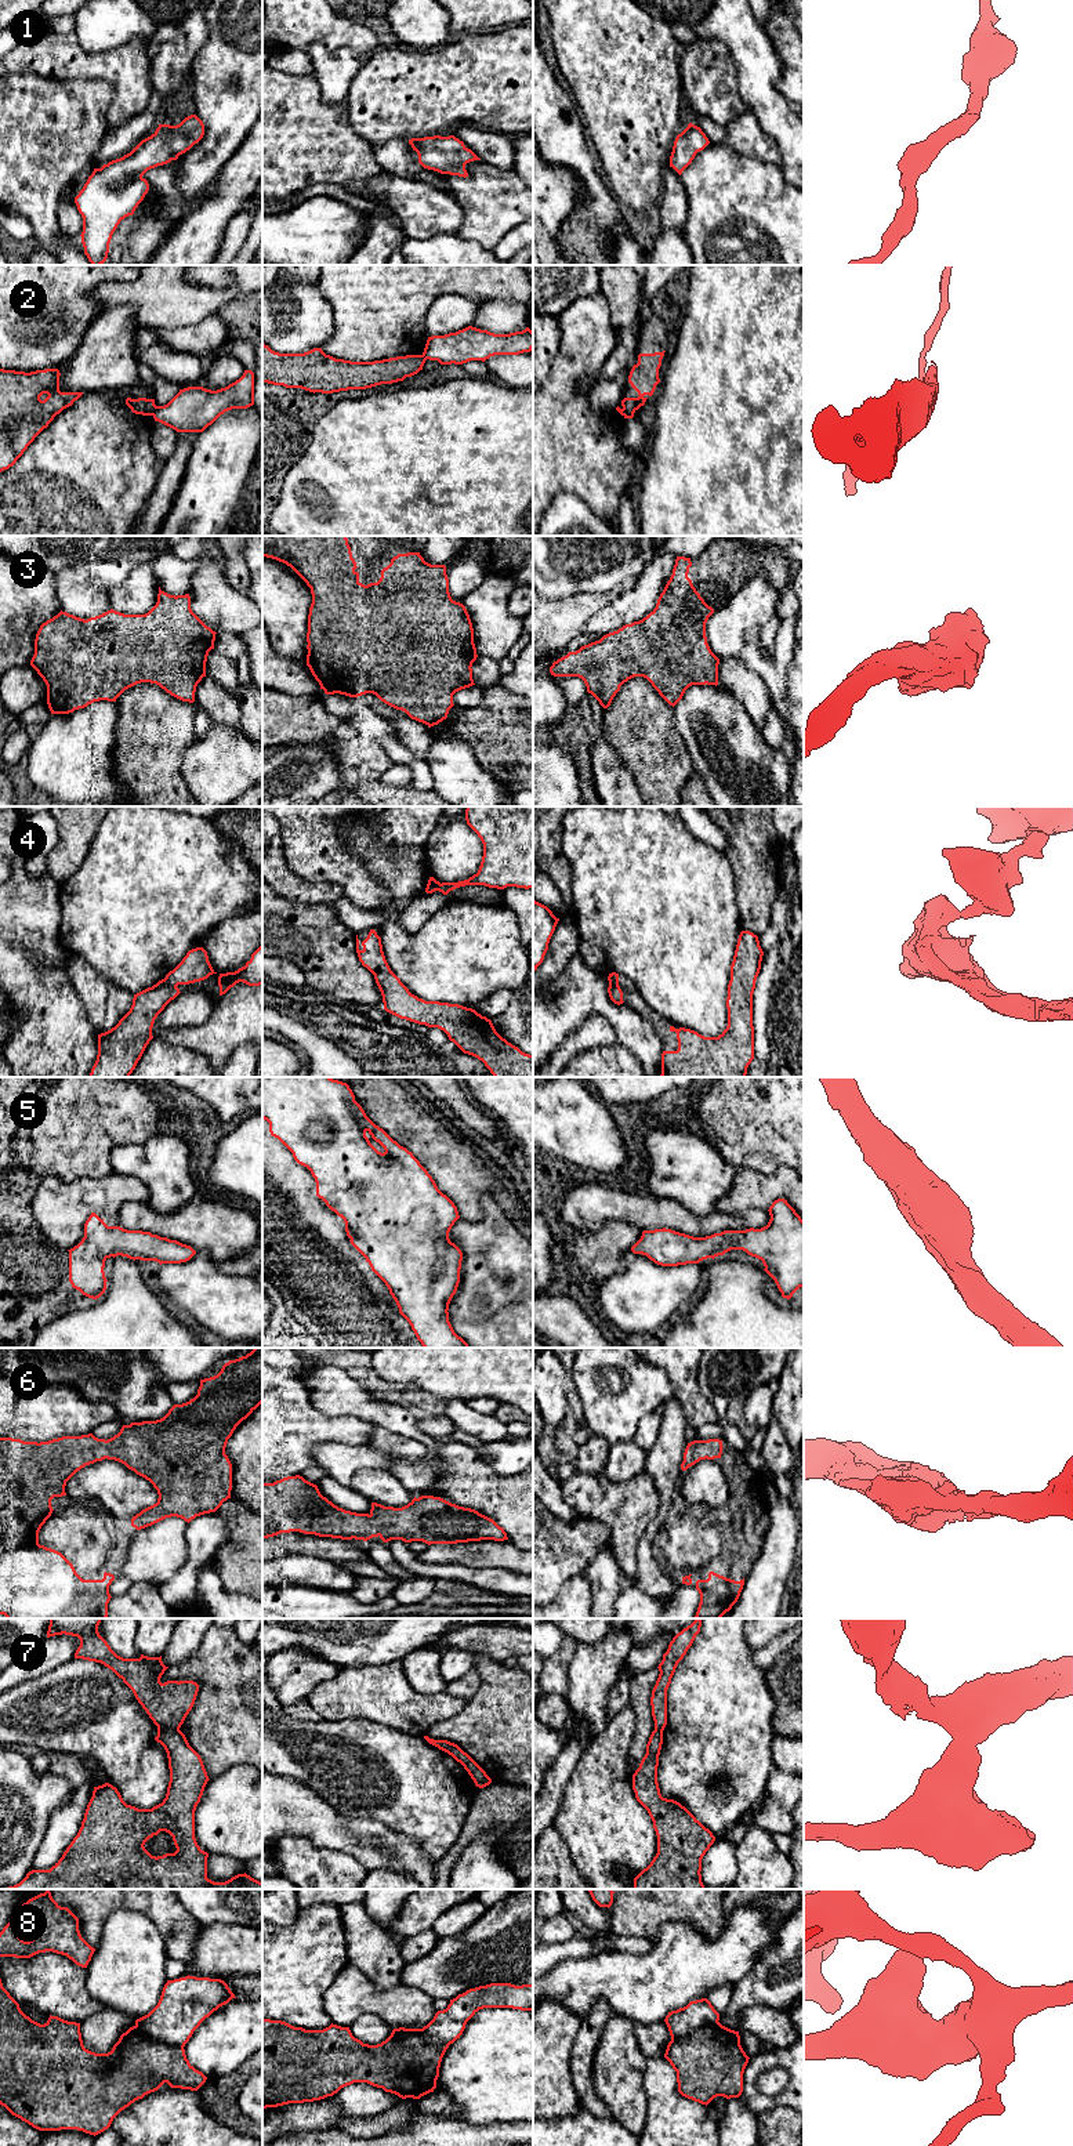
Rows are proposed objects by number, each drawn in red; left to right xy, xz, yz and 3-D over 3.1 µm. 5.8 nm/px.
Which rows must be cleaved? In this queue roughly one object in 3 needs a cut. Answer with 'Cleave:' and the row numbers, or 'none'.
Cleave: 2, 4, 7, 8

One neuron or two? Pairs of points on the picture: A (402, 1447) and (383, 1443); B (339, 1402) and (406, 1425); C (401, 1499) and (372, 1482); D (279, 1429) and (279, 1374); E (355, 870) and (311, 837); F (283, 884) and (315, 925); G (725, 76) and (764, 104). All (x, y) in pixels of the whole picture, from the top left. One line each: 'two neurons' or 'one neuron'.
A: one neuron
B: one neuron
C: one neuron
D: two neurons
E: one neuron
F: two neurons
G: two neurons

